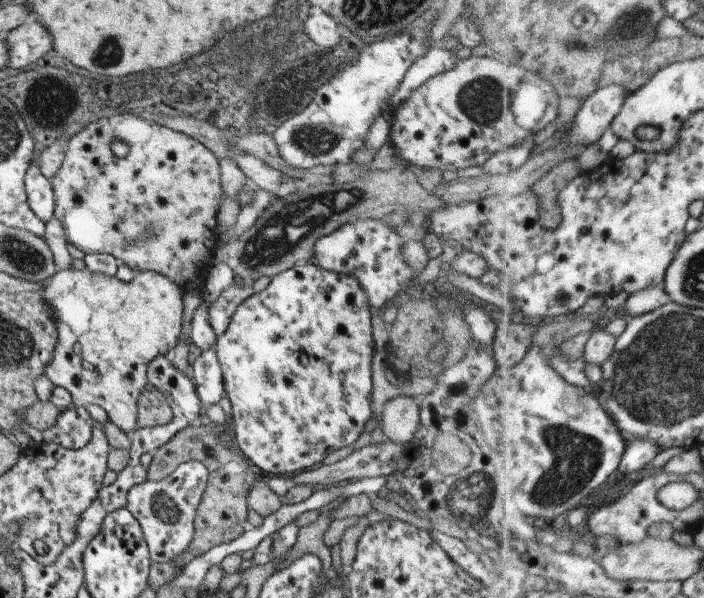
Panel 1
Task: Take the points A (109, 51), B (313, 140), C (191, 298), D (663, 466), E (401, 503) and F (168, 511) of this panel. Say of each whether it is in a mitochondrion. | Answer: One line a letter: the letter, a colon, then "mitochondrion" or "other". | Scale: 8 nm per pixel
A: mitochondrion
B: mitochondrion
C: other
D: other
E: other
F: mitochondrion

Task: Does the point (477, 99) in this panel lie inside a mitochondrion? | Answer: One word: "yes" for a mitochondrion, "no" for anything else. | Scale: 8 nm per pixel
yes

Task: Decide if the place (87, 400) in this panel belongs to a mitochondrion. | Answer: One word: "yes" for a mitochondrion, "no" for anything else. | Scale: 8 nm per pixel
no

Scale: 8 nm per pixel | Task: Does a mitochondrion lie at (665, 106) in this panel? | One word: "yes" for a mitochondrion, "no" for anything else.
no

